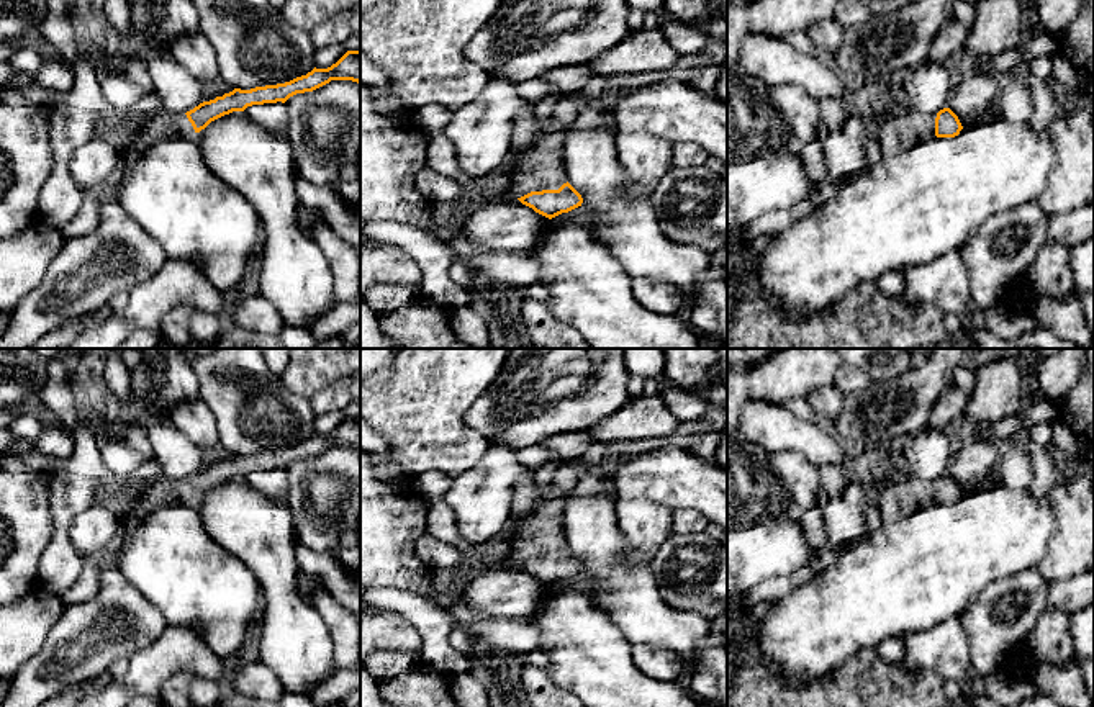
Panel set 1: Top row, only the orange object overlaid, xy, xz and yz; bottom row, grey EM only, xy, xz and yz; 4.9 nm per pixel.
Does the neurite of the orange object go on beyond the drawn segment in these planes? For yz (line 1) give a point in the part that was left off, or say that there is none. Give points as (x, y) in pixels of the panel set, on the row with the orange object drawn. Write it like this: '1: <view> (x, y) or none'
1: yz (901, 130)

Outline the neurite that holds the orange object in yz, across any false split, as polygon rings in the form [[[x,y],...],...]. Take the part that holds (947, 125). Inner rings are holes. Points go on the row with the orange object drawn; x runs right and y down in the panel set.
[[[899,106],[873,126],[883,157],[906,152],[935,136],[955,137],[961,129],[958,116],[950,108],[935,115]]]

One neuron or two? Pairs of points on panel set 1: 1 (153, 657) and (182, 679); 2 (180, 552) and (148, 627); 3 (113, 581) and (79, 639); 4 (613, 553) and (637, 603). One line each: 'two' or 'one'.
1: two
2: two
3: one
4: one

